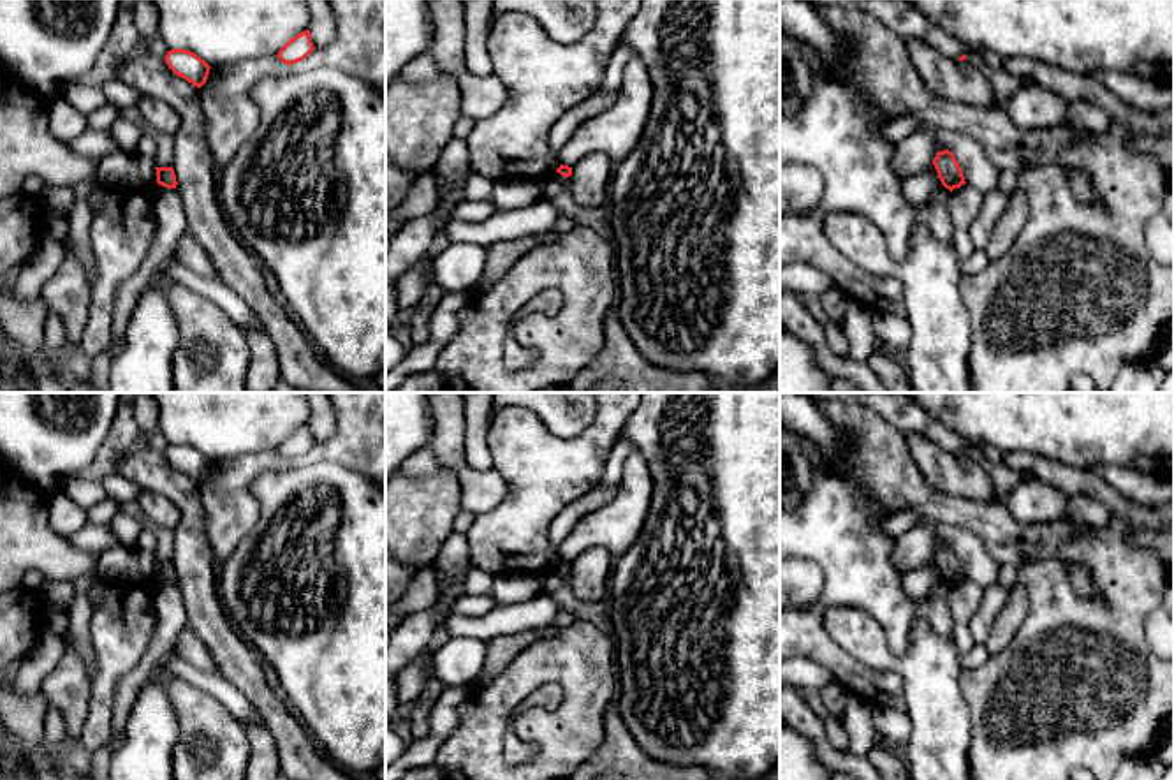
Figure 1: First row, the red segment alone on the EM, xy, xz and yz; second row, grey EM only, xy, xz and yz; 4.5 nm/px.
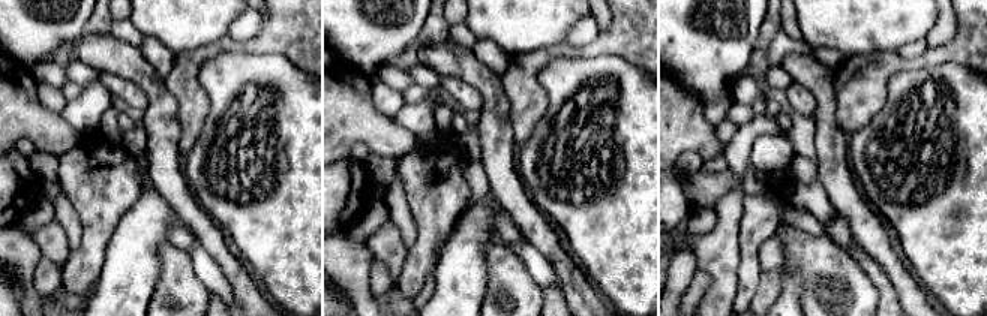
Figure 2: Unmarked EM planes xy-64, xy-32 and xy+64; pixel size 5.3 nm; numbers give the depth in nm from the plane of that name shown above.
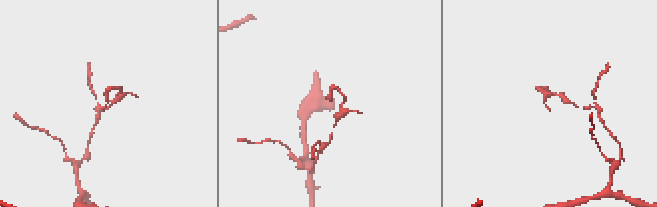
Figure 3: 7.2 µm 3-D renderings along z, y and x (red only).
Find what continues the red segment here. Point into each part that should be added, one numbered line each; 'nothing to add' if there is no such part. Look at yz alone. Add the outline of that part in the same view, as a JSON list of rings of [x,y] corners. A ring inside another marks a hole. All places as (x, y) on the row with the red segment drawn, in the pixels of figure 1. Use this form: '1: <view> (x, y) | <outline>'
nothing to add

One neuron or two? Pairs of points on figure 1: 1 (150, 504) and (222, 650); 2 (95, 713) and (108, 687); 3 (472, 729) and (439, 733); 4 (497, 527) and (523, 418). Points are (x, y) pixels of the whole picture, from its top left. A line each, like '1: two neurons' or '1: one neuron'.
1: two neurons
2: one neuron
3: two neurons
4: one neuron

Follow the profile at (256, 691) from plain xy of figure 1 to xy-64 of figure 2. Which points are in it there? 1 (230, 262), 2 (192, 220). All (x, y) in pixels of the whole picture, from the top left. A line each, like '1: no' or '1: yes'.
1: yes
2: yes

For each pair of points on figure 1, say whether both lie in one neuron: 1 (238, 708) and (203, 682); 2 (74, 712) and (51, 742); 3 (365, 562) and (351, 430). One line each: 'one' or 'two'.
1: one
2: two
3: two

